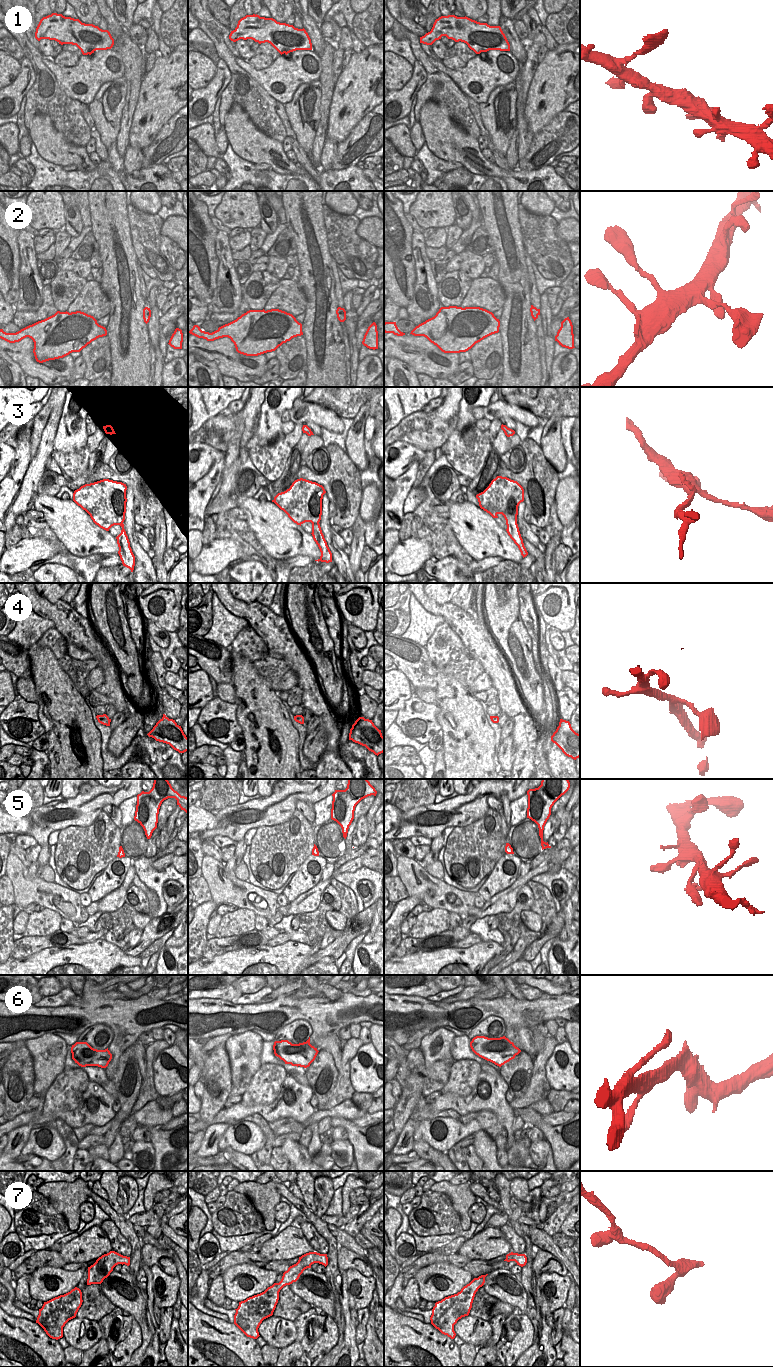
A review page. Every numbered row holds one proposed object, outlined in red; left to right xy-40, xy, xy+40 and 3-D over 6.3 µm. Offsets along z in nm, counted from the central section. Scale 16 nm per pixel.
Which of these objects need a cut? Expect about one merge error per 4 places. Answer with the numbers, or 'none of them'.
3

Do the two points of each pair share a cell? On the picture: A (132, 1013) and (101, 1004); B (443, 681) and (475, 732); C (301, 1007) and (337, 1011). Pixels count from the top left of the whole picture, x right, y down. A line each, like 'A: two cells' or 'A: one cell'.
A: one cell
B: one cell
C: one cell

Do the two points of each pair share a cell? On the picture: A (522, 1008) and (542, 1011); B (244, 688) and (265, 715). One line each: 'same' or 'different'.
A: same
B: same

